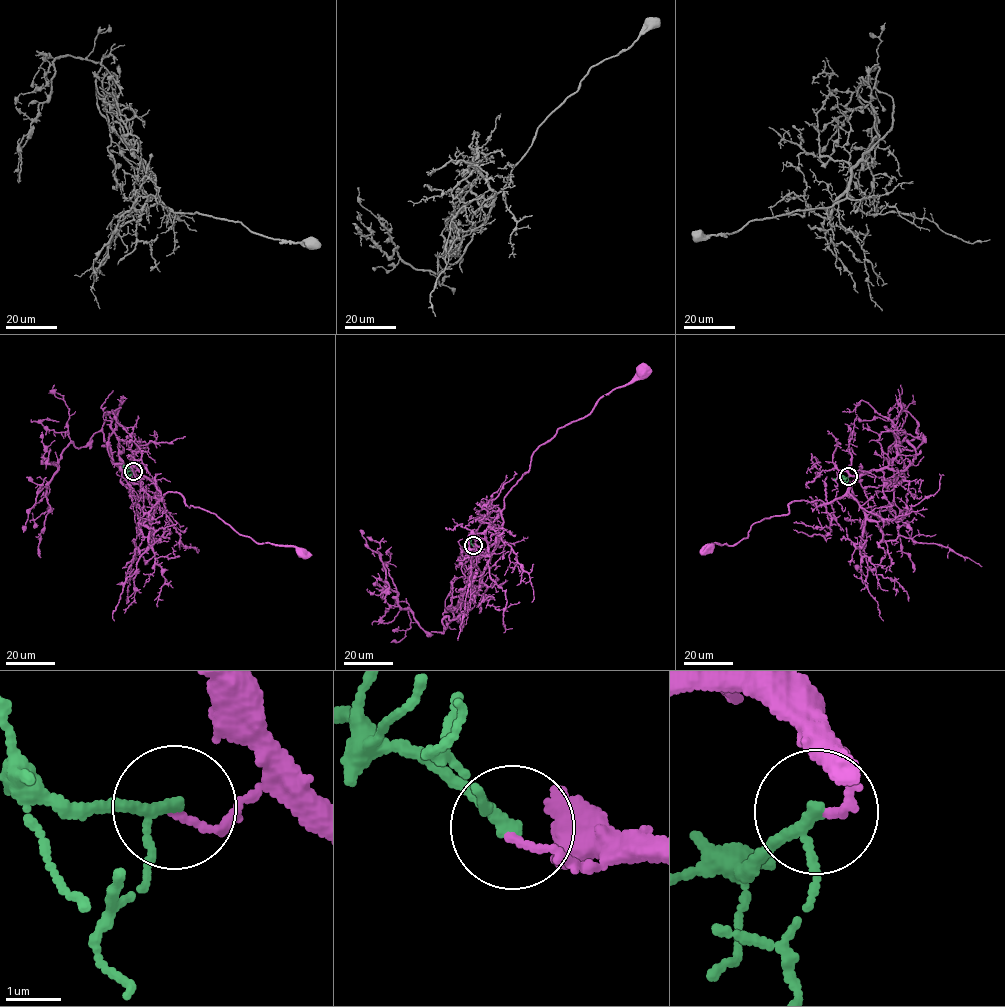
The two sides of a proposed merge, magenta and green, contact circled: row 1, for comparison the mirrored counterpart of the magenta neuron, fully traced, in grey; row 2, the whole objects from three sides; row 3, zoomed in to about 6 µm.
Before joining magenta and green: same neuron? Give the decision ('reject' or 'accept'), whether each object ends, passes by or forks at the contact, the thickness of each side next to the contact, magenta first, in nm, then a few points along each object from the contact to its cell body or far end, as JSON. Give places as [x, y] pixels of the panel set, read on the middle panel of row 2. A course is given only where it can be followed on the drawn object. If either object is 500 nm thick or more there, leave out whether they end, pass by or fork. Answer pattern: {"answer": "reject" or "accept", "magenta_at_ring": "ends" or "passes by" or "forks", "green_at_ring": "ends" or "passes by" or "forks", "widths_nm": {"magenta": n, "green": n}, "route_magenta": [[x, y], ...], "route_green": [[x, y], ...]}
{"answer": "reject", "magenta_at_ring": "ends", "green_at_ring": "passes by", "widths_nm": {"magenta": 110, "green": 170}, "route_magenta": [[473, 546], [490, 552], [496, 544], [504, 497], [539, 446], [643, 372]], "route_green": [[473, 546], [466, 539], [473, 531]]}

